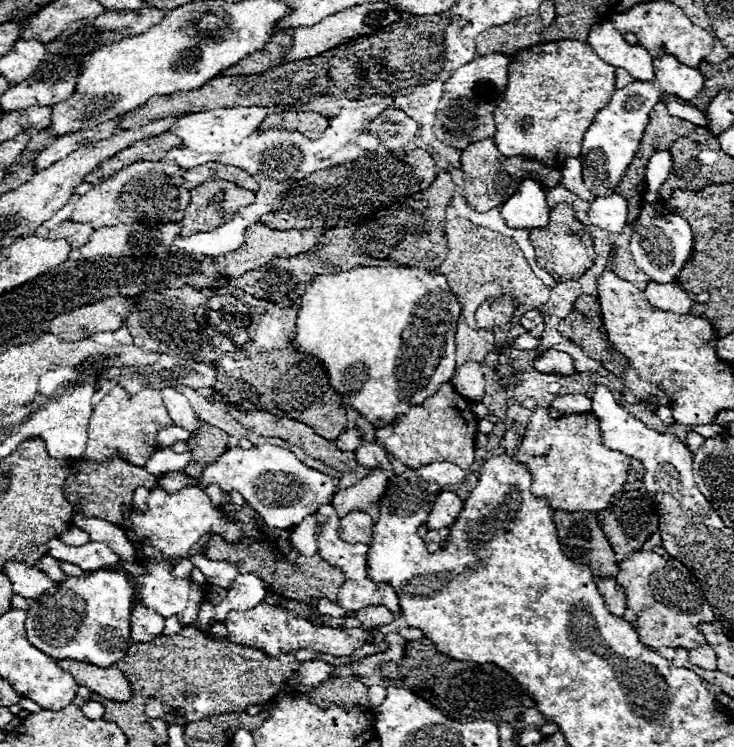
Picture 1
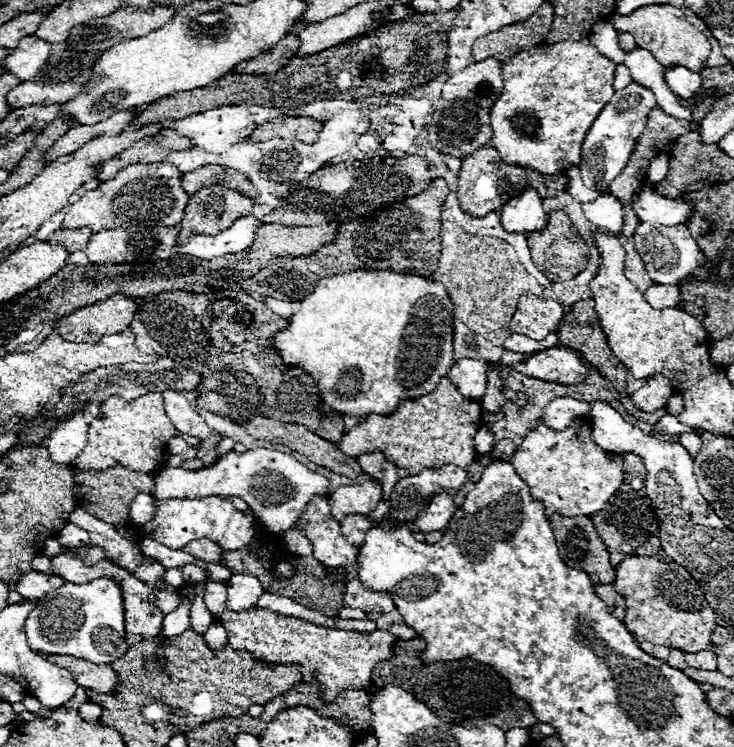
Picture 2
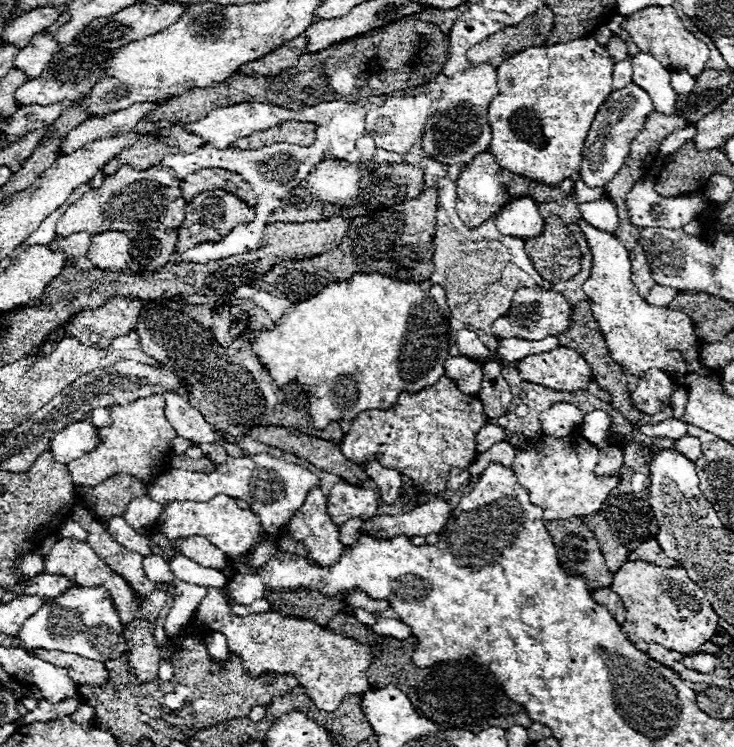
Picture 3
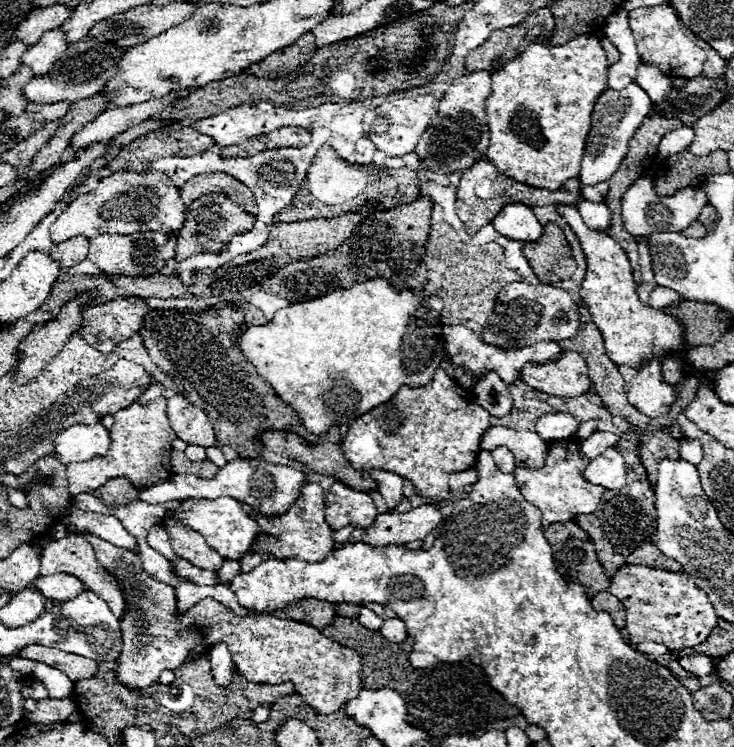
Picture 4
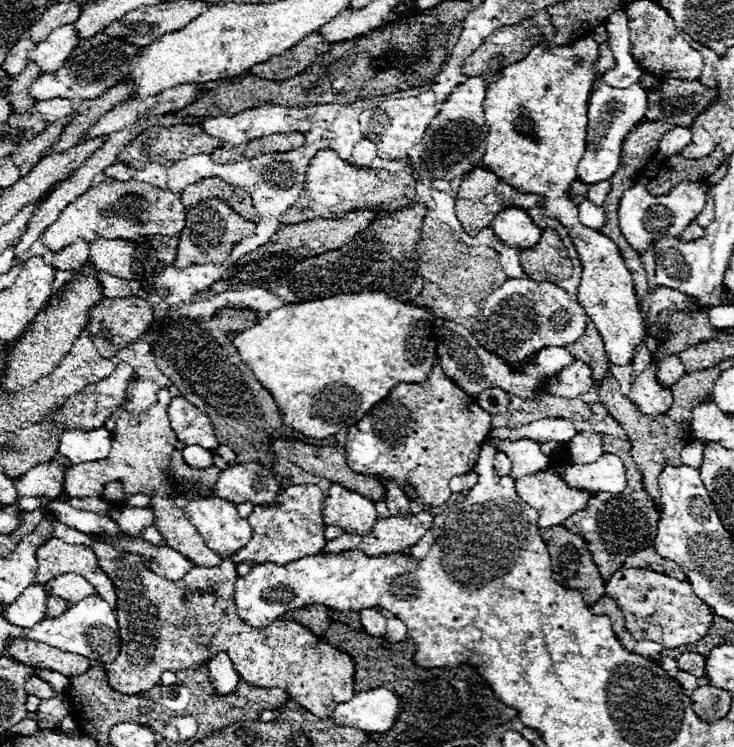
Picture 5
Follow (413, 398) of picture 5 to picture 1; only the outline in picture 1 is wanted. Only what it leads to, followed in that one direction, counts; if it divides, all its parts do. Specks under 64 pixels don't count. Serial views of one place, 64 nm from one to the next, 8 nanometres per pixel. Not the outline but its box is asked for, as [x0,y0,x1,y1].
[334,384,478,470]

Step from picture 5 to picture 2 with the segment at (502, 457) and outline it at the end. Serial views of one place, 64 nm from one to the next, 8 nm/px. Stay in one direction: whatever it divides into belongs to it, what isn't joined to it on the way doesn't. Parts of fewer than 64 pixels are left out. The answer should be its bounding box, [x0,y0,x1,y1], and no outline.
[494,438,516,460]

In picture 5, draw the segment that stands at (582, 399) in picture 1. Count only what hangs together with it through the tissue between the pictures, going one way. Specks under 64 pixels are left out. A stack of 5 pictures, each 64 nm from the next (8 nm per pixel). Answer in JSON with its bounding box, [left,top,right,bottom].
[489,418,576,443]

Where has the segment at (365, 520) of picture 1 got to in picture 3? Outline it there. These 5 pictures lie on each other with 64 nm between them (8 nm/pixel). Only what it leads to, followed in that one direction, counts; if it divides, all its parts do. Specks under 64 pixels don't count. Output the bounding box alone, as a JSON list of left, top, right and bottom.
[340,518,364,546]

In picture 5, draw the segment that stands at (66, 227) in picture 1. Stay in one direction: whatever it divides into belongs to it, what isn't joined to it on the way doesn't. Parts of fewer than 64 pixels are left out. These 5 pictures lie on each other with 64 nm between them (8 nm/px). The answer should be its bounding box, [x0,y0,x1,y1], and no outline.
[52,240,90,270]

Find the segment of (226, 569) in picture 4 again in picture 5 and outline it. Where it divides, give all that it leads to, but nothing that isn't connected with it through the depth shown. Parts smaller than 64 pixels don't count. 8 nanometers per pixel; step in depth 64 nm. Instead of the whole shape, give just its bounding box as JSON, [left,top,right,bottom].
[92,542,354,716]

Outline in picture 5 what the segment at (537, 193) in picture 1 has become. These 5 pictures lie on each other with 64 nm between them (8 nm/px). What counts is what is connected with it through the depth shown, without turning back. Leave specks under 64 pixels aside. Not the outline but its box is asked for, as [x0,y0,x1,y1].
[492,208,542,248]

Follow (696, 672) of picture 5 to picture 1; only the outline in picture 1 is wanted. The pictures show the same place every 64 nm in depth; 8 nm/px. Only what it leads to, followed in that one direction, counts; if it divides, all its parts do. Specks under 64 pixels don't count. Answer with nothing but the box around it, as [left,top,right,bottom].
[688,644,716,670]

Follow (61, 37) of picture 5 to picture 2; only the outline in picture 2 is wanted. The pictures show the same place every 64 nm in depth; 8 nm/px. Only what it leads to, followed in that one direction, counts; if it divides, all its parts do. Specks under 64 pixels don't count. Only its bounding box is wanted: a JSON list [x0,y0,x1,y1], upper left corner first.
[4,36,50,82]

